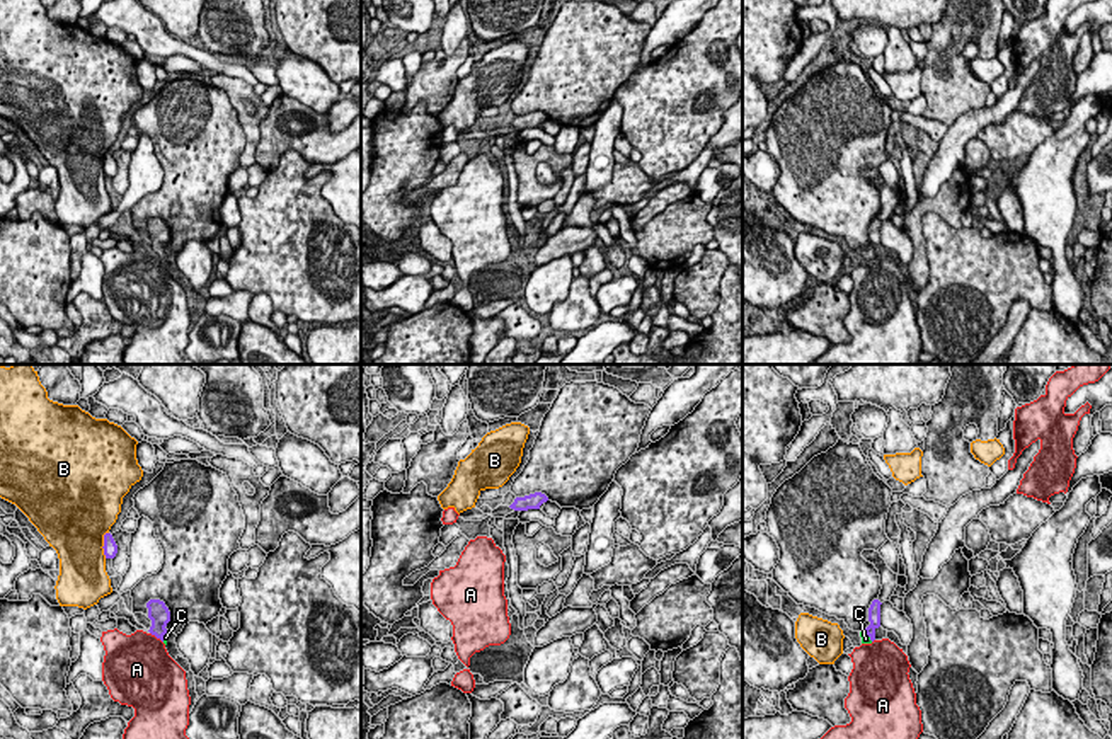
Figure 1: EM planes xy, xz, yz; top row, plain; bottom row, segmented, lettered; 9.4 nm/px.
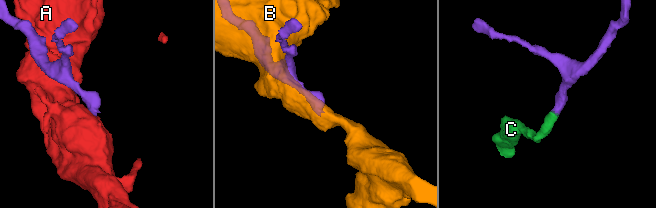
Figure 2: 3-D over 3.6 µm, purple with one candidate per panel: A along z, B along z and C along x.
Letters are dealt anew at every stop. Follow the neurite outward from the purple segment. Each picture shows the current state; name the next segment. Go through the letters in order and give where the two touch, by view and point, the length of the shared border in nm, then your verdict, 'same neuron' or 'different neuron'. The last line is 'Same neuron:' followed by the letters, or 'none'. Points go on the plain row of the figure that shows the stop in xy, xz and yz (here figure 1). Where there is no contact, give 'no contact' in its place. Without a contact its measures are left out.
A: xy (157, 256) | 160 nm | different neuron
B: xy (104, 164) | 260 nm | different neuron
C: yz (867, 252) | 150 nm | same neuron
Same neuron: C

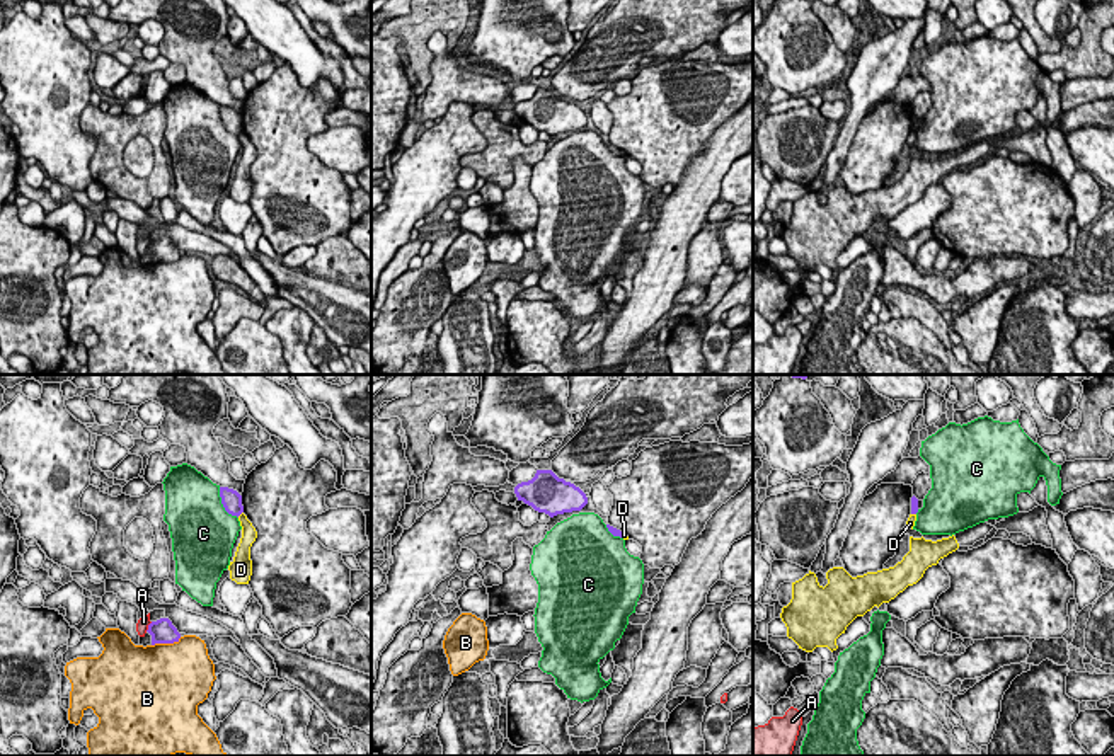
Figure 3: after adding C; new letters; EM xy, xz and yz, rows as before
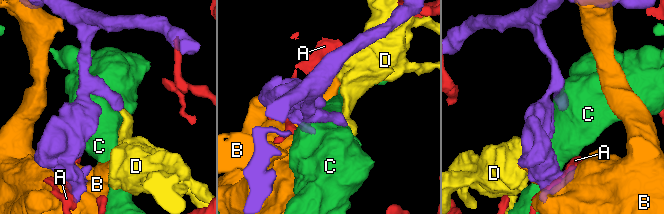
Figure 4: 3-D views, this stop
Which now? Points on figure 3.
A: xy (149, 246) | 120 nm | different neuron
B: xy (166, 261) | 300 nm | different neuron
C: xy (222, 121) | 360 nm | different neuron
D: xy (239, 133) | 80 nm | different neuron
Same neuron: none

